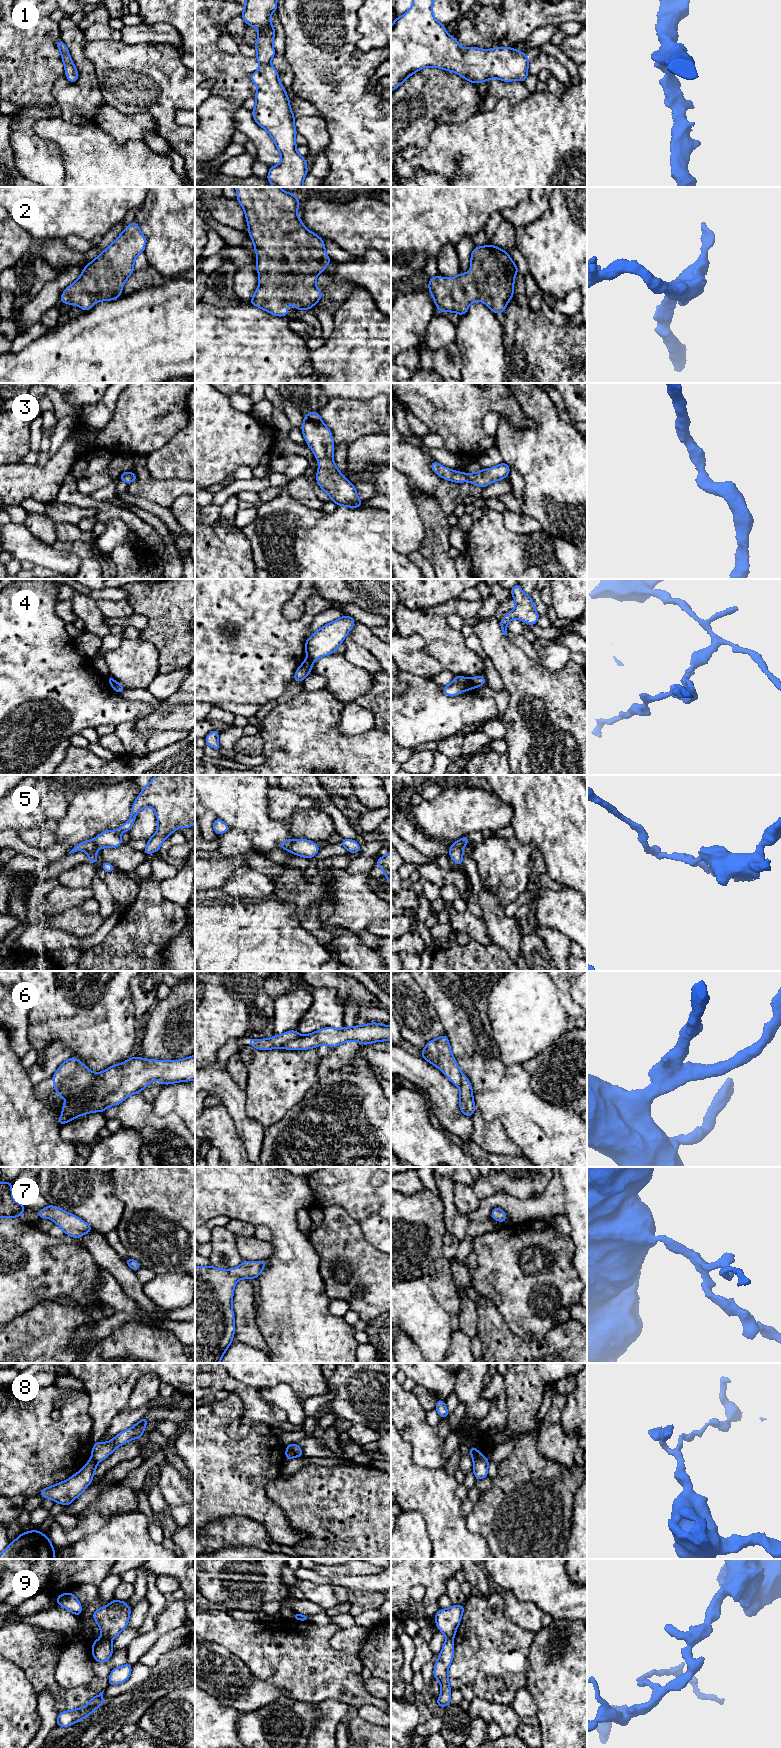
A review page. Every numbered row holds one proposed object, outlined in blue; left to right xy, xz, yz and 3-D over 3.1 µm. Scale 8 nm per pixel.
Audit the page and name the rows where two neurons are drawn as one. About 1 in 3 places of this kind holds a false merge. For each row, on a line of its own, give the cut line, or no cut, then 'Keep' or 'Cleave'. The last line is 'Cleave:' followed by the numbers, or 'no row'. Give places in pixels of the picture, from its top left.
1: No split. Keep
2: No split. Keep
3: No split. Keep
4: Split along yz (468, 679), (472, 688). Cleave
5: Split along xz (294, 840), (288, 849). Cleave
6: Split along xy (98, 1073), (88, 1085), (69, 1097). Cleave
7: No split. Keep
8: Split along xz (286, 1446), (295, 1455). Cleave
9: Split along xy (102, 1636), (110, 1641). Cleave
Cleave: 4, 5, 6, 8, 9

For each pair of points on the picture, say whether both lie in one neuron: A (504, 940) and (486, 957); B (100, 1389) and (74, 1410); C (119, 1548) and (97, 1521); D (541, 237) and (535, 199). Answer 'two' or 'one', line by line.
A: two
B: two
C: two
D: two

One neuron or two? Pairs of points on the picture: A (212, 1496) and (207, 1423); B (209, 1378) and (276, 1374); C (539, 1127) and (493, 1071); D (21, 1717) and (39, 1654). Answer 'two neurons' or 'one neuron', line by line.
A: one neuron
B: two neurons
C: one neuron
D: two neurons

